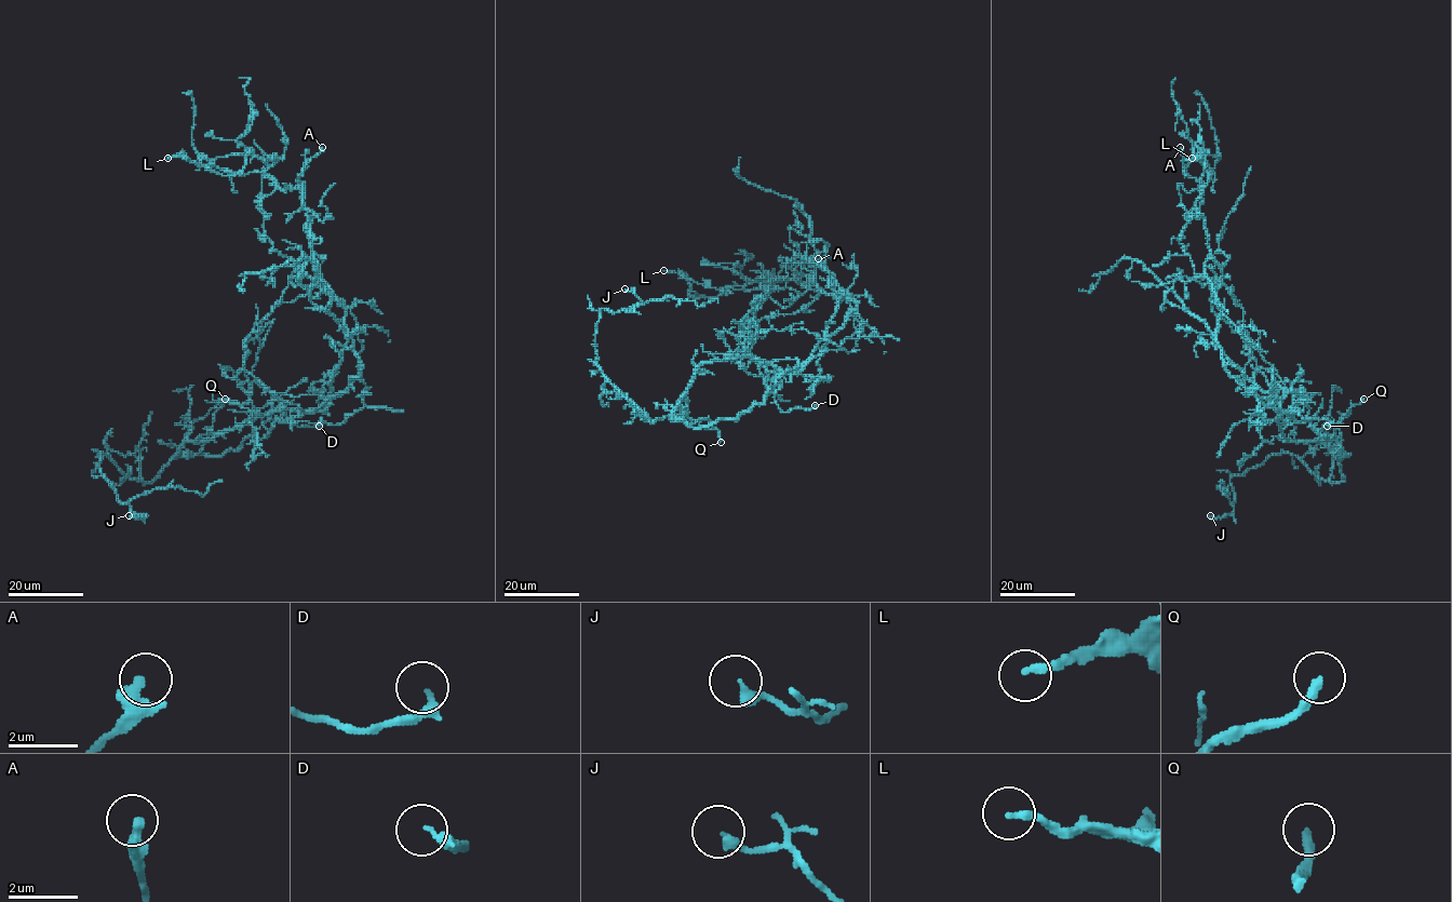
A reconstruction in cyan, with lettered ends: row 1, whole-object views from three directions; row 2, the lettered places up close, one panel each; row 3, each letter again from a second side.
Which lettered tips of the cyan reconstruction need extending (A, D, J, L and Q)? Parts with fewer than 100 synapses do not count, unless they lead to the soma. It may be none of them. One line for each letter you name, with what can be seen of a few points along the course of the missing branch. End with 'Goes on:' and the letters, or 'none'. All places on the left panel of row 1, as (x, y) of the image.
Q: missing branch runs (225, 399), (225, 381), (232, 365), (227, 357), (161, 341), (149, 327)
Goes on: Q

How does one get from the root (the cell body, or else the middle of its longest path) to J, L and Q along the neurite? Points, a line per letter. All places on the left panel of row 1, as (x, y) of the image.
J: (308, 412), (219, 456), (180, 454), (153, 481), (130, 479), (101, 453), (117, 498), (146, 516), (129, 515)
L: (308, 412), (344, 393), (361, 367), (345, 307), (314, 256), (301, 193), (261, 172), (167, 158)
Q: (308, 412), (277, 420), (264, 438), (247, 436), (238, 448), (219, 456), (196, 455), (225, 399)

